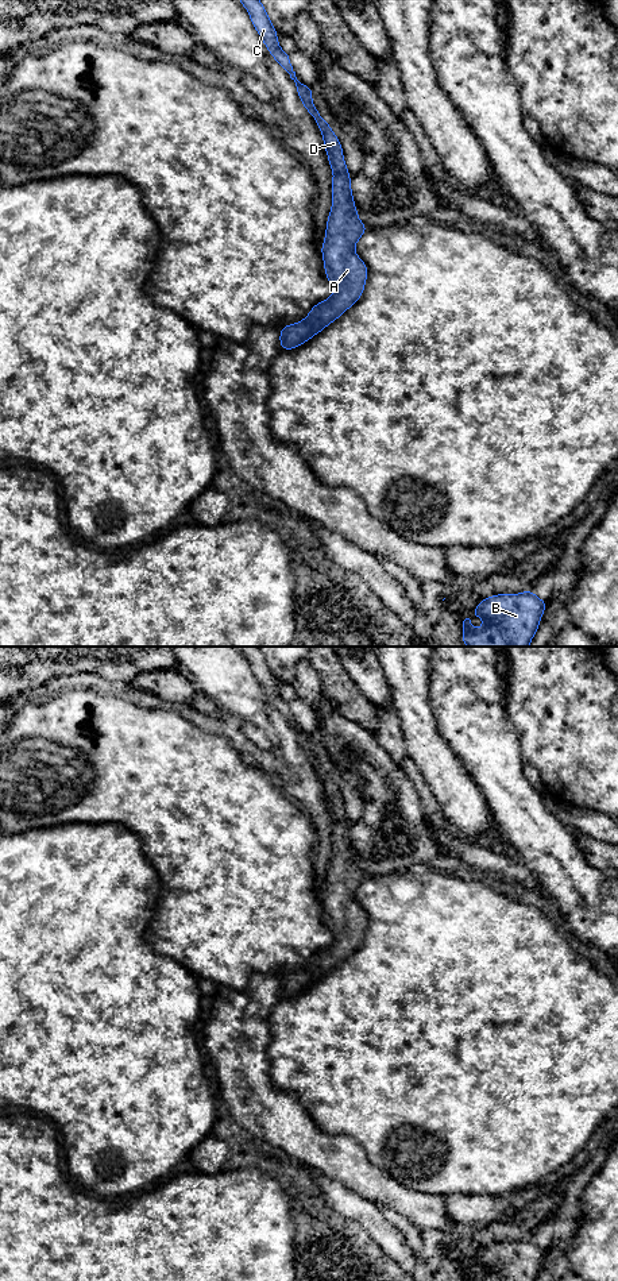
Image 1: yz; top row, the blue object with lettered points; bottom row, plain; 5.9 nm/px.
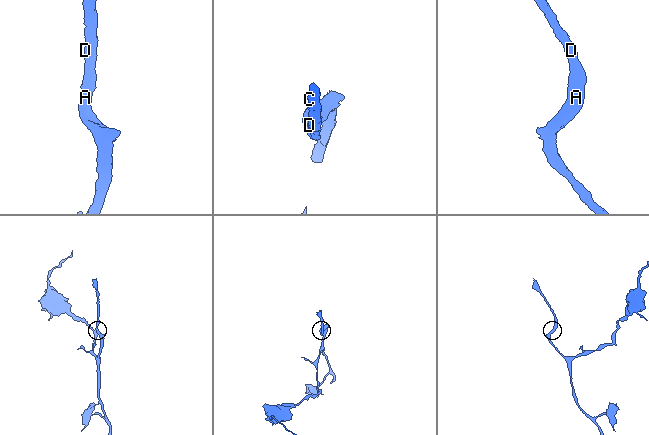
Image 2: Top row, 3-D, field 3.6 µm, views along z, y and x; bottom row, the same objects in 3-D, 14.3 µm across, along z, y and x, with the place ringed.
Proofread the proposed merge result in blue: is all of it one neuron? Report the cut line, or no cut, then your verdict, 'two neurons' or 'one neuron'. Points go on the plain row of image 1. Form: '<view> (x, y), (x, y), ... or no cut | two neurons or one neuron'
no cut | one neuron

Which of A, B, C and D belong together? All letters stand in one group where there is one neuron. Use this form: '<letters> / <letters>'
A B C D

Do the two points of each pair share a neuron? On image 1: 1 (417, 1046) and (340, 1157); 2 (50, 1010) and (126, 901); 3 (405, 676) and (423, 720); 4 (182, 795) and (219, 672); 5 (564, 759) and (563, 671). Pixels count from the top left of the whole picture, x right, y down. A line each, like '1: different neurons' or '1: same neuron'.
1: different neurons
2: same neuron
3: same neuron
4: different neurons
5: same neuron

